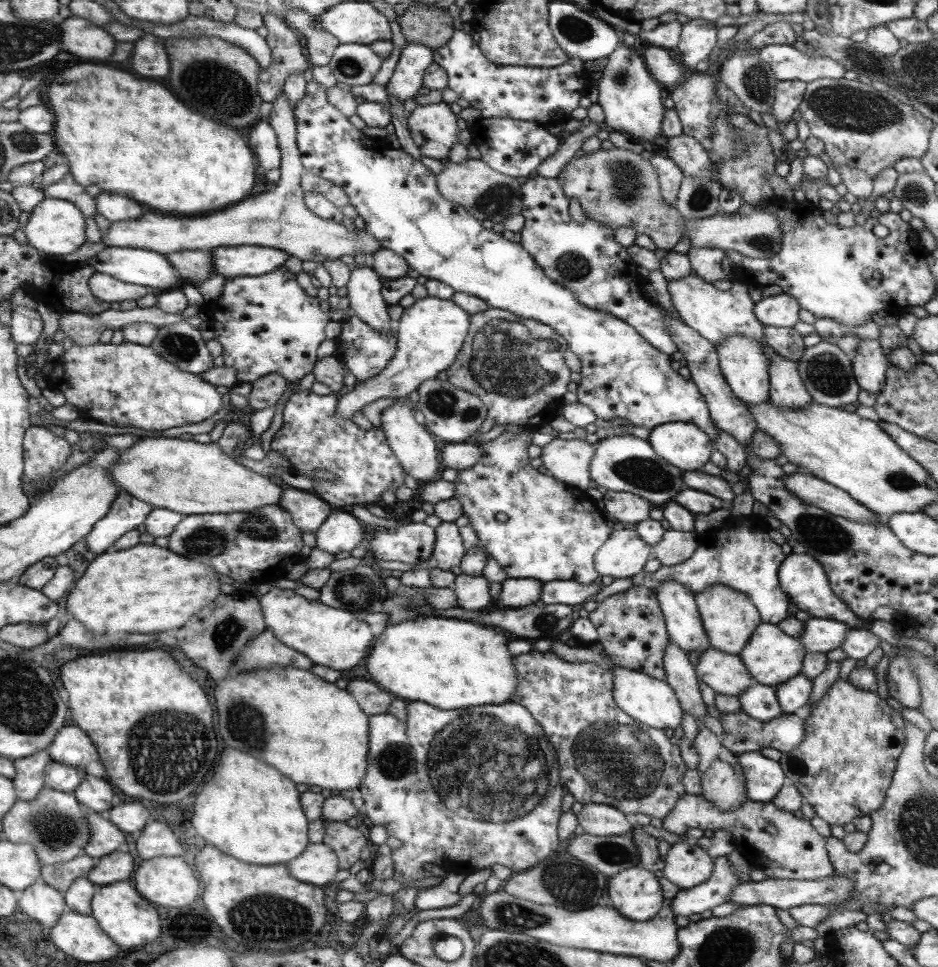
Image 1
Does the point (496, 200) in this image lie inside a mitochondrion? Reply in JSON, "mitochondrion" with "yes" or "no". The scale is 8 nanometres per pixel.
{"mitochondrion":"yes"}

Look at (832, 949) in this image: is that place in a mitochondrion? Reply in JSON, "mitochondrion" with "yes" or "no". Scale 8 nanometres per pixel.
{"mitochondrion":"no"}

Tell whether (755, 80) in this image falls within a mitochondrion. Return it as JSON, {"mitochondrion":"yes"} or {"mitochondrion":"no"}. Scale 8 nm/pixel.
{"mitochondrion":"yes"}

